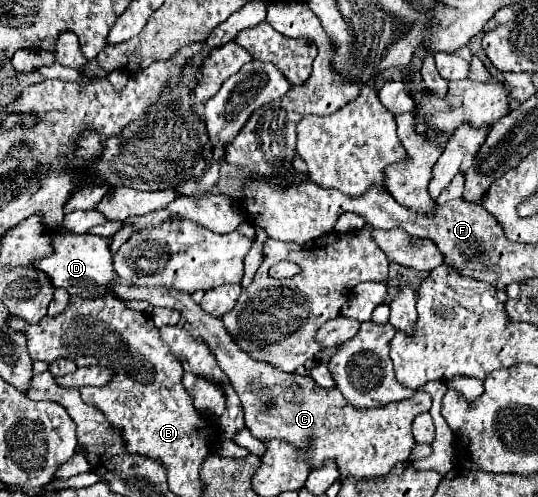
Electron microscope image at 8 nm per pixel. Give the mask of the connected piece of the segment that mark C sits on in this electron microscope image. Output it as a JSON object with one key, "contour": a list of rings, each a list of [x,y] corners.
{"contour":[[[117,279],[113,283],[113,293],[119,299],[145,299],[151,305],[171,307],[181,313],[183,319],[203,337],[215,355],[219,367],[229,377],[231,387],[237,391],[243,411],[245,425],[257,439],[283,439],[293,445],[301,459],[309,461],[313,469],[323,467],[327,459],[335,459],[341,479],[373,479],[387,475],[397,463],[405,463],[415,447],[411,435],[411,423],[419,413],[431,409],[429,393],[415,393],[413,397],[389,403],[375,409],[357,409],[347,403],[347,399],[337,389],[319,387],[309,375],[283,373],[271,363],[257,361],[241,351],[231,335],[225,331],[221,319],[205,313],[197,303],[193,303],[189,293],[165,289],[165,287],[137,287]]]}

